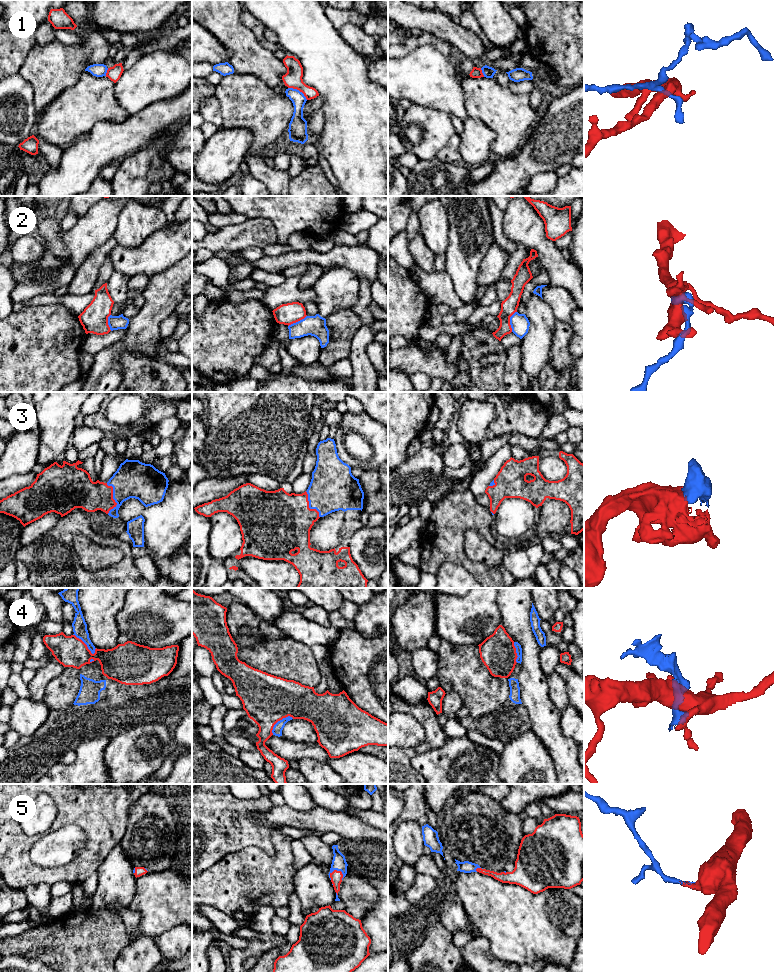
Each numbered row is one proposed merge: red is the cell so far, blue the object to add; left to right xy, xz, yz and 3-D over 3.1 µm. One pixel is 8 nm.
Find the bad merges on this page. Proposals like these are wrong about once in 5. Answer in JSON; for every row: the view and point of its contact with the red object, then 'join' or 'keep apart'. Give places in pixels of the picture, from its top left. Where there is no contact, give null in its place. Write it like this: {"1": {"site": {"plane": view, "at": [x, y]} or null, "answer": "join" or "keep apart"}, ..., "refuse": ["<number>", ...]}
{"1": {"site": {"plane": "xz", "at": [298, 89]}, "answer": "join"}, "2": {"site": {"plane": "yz", "at": [509, 321]}, "answer": "keep apart"}, "3": {"site": {"plane": "xy", "at": [112, 497]}, "answer": "join"}, "4": {"site": {"plane": "xy", "at": [85, 644]}, "answer": "join"}, "5": {"site": {"plane": "xz", "at": [339, 871]}, "answer": "join"}, "refuse": ["2"]}

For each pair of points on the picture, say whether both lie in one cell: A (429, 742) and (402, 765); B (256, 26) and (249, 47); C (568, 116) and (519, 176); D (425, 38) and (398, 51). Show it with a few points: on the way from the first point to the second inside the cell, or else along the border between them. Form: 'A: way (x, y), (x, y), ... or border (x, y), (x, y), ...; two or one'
A: way (422, 748), (413, 751), (406, 758); one
B: border (241, 13), (241, 21), (258, 40); two
C: way (560, 131), (530, 161); one
D: way (418, 40), (405, 47); one

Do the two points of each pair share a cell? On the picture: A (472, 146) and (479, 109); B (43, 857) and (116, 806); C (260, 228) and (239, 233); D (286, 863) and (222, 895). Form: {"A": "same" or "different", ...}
{"A": "different", "B": "different", "C": "same", "D": "same"}

